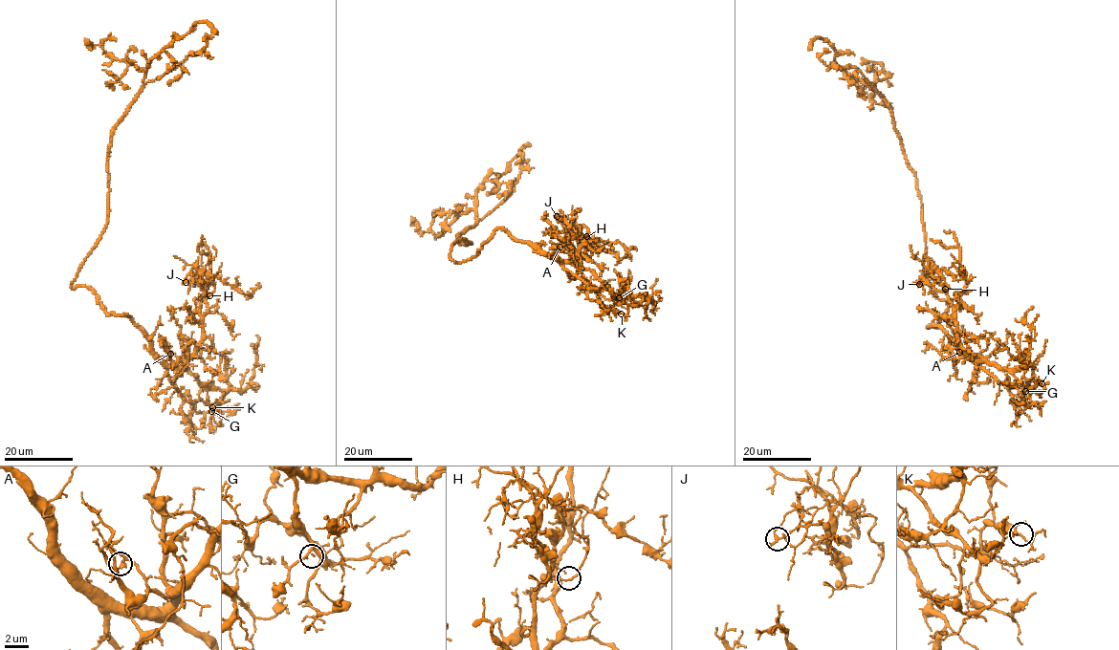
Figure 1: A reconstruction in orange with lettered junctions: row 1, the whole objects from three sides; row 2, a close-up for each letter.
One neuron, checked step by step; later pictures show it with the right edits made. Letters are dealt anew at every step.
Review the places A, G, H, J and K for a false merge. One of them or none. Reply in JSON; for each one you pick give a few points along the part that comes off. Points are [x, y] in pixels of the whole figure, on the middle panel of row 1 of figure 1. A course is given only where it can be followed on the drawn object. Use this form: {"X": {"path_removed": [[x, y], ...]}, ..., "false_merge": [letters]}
{"J": {"path_removed": [[557, 216], [564, 226], [581, 234], [620, 243], [637, 250]]}, "false_merge": ["J"]}

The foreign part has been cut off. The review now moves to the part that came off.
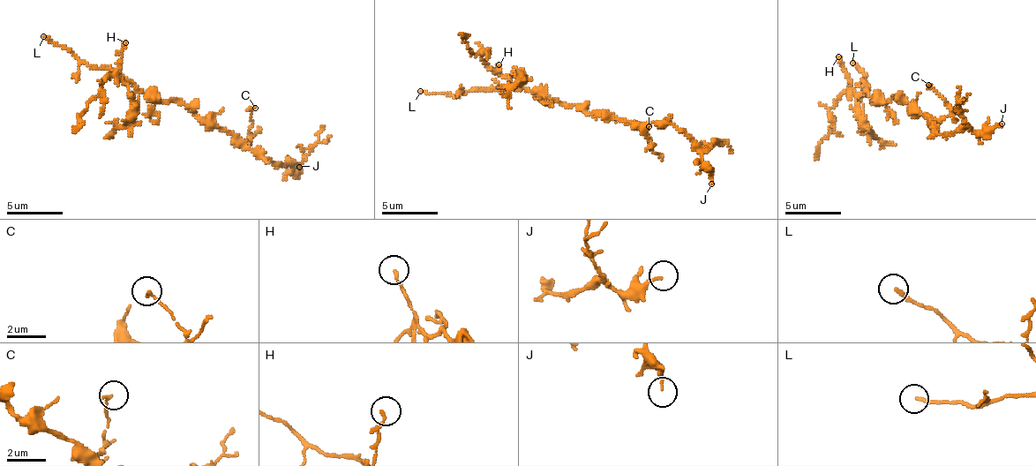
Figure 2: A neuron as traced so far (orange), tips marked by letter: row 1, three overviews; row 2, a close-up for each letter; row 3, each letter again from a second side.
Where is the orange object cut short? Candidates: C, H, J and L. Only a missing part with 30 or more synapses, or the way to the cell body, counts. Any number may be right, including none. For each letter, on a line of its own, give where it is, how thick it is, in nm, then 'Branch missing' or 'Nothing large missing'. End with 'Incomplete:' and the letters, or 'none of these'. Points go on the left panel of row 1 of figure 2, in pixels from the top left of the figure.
C: Place: (255, 108). Thickness 160 nm. Nothing large missing
H: Place: (125, 42). Thickness 160 nm. Nothing large missing
J: Place: (299, 167). Thickness 130 nm. Nothing large missing
L: Place: (43, 36). Thickness 170 nm. Branch missing
Incomplete: L

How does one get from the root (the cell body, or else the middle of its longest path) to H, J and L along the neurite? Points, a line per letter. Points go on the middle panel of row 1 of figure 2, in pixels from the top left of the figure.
H: (582, 108), (560, 105), (511, 84), (496, 72), (499, 64)
J: (582, 108), (592, 115), (610, 114), (625, 122), (673, 124), (701, 154), (701, 166), (709, 175), (711, 184)
L: (582, 108), (560, 105), (520, 86), (463, 91), (454, 95), (420, 91)

